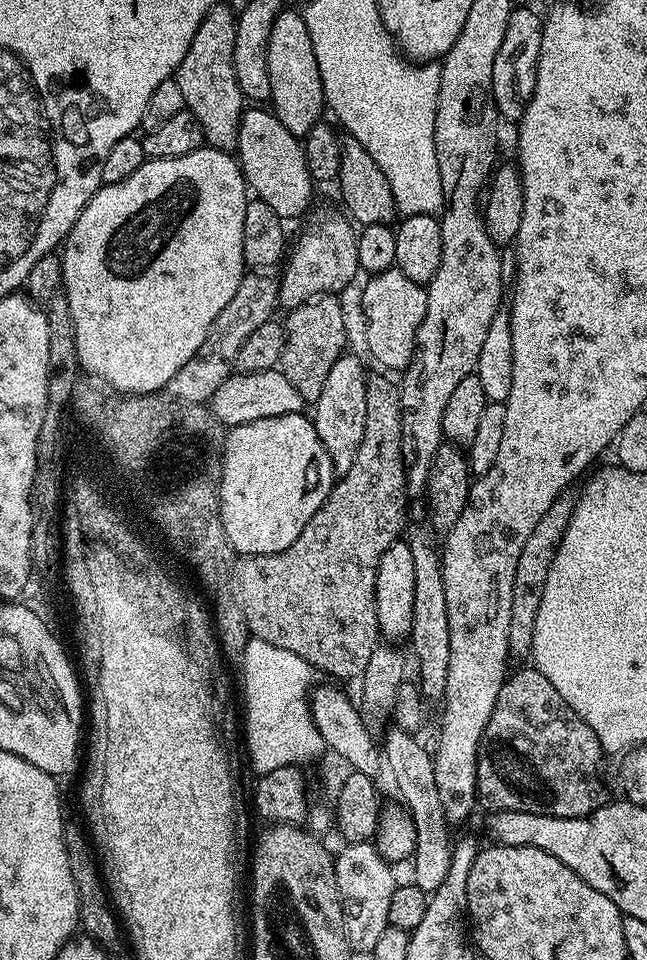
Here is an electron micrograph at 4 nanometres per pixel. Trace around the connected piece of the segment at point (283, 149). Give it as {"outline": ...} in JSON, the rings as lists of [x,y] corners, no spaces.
{"outline":[[[264,106],[245,107],[238,126],[235,151],[238,153],[238,163],[244,174],[245,184],[254,193],[255,199],[266,202],[266,206],[270,206],[270,210],[274,210],[274,214],[278,214],[281,220],[296,220],[311,206],[314,181],[306,166],[306,154],[301,137],[290,134],[290,130],[286,130],[286,126],[278,122],[275,112]]]}

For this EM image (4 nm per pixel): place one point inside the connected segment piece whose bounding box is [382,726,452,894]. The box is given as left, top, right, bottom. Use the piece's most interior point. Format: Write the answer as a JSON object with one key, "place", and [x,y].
{"place":[411,765]}

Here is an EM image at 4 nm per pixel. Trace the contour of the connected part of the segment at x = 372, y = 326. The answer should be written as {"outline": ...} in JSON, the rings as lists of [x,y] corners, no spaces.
{"outline":[[[395,266],[369,275],[367,279],[360,304],[364,307],[364,340],[368,343],[368,352],[382,367],[403,370],[413,363],[416,354],[418,326],[422,326],[426,314],[427,287],[410,282]]]}

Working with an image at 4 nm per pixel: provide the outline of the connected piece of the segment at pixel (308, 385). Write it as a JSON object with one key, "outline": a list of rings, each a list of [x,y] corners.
{"outline":[[[325,294],[308,300],[302,306],[291,309],[287,313],[288,320],[284,325],[284,349],[278,365],[278,371],[286,374],[287,380],[294,385],[294,390],[302,394],[306,402],[314,402],[318,394],[322,394],[322,386],[326,386],[326,374],[330,374],[330,366],[345,355],[344,331],[348,324],[344,321],[344,308],[340,305],[341,297],[336,294]]]}

